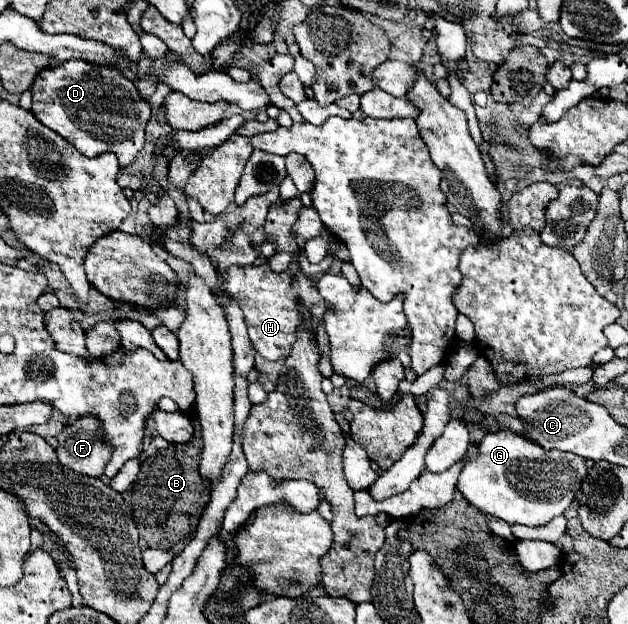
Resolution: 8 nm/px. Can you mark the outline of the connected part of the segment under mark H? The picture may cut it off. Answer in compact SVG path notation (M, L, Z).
M267 263L247 265L247 267L233 265L225 273L223 291L231 299L235 299L235 303L241 307L253 347L257 349L257 353L261 357L265 357L269 361L279 361L279 359L289 357L291 347L297 337L297 329L303 323L303 315L299 309L301 305L307 307L311 313L313 341L317 339L319 323L323 323L325 313L331 311L331 305L327 305L323 301L323 297L319 297L317 281L313 275L307 275L303 271L293 271L293 269L285 269L281 273L275 273L275 271L271 271L271 267Z

